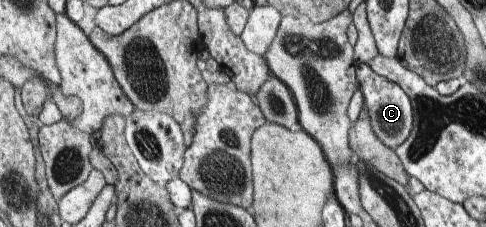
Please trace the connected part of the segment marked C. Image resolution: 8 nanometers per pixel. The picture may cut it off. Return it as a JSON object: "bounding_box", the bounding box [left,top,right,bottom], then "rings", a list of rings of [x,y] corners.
{"bounding_box":[357,64,414,149],"rings":[[[361,64],[357,69],[359,88],[369,111],[369,120],[374,133],[384,145],[396,149],[407,140],[414,129],[414,106],[405,90],[396,82],[377,74],[368,64]]]}

